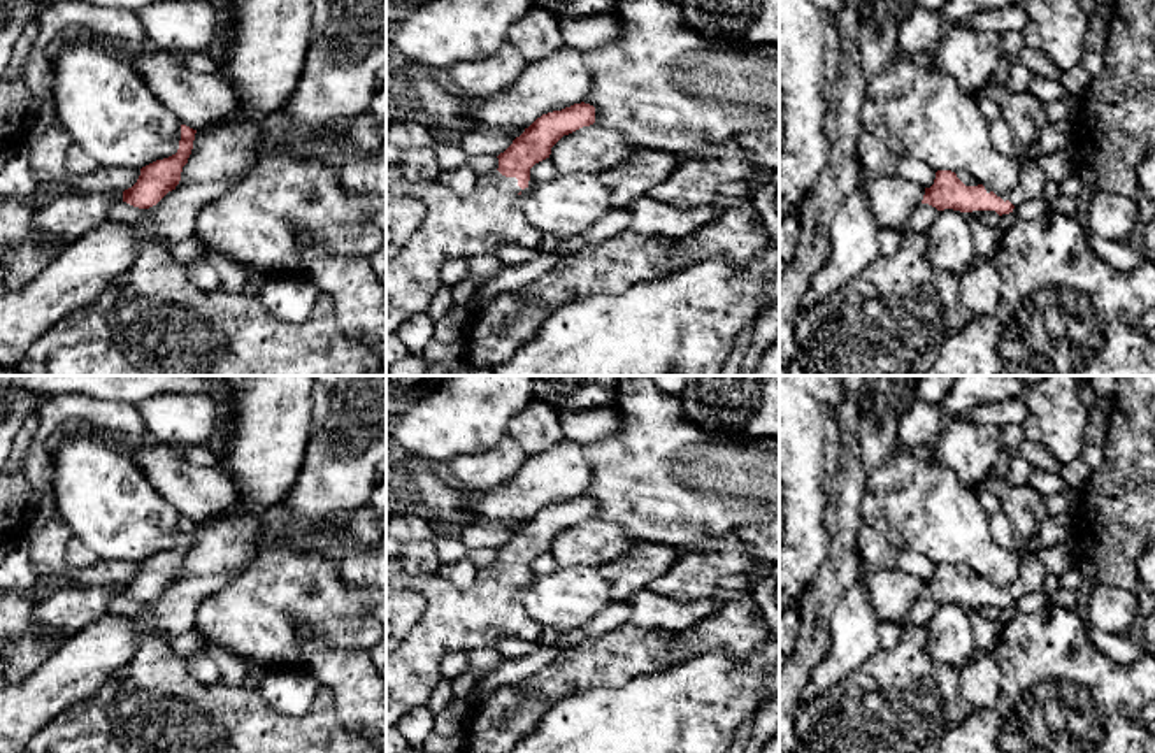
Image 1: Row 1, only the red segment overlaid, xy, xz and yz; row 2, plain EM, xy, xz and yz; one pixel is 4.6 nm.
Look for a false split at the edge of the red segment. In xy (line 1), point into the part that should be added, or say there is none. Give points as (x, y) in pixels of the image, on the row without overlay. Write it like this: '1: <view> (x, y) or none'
1: none

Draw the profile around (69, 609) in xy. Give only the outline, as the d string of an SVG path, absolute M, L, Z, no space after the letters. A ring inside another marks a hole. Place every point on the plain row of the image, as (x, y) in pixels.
M65 584L49 597L37 600L37 625L72 637L97 618L107 614L112 597L123 595L123 584L72 586Z

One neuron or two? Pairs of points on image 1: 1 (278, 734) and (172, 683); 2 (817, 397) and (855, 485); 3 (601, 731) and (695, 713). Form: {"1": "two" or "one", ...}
{"1": "one", "2": "two", "3": "one"}

